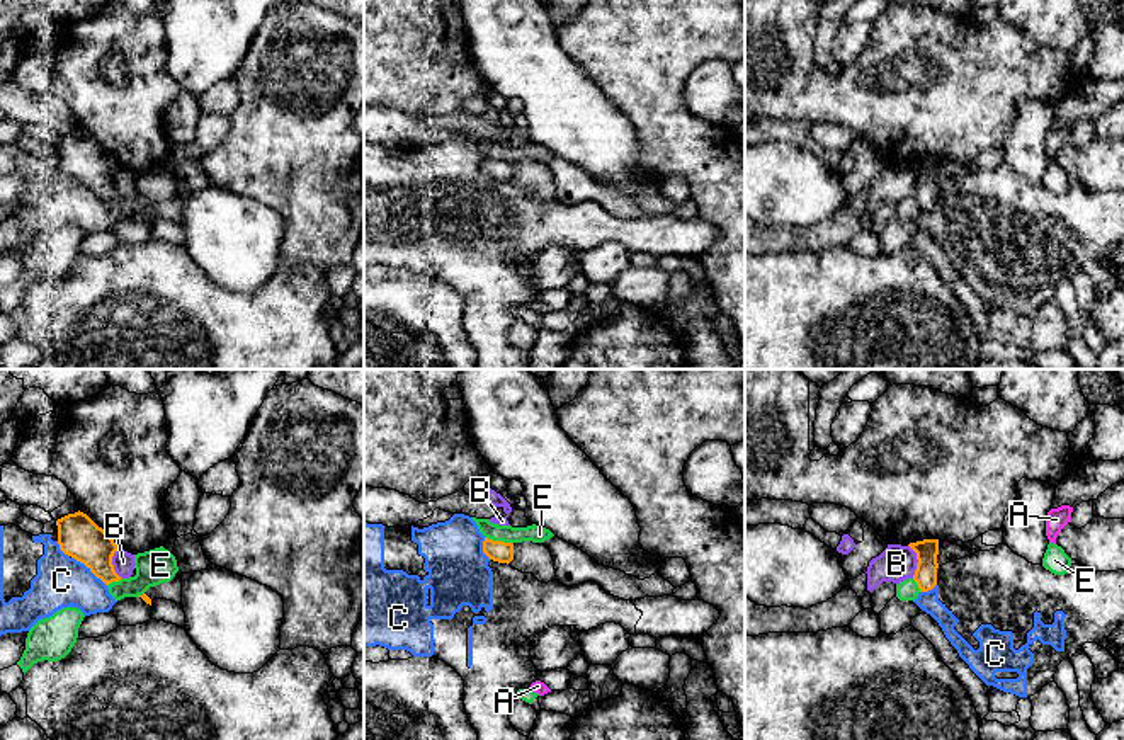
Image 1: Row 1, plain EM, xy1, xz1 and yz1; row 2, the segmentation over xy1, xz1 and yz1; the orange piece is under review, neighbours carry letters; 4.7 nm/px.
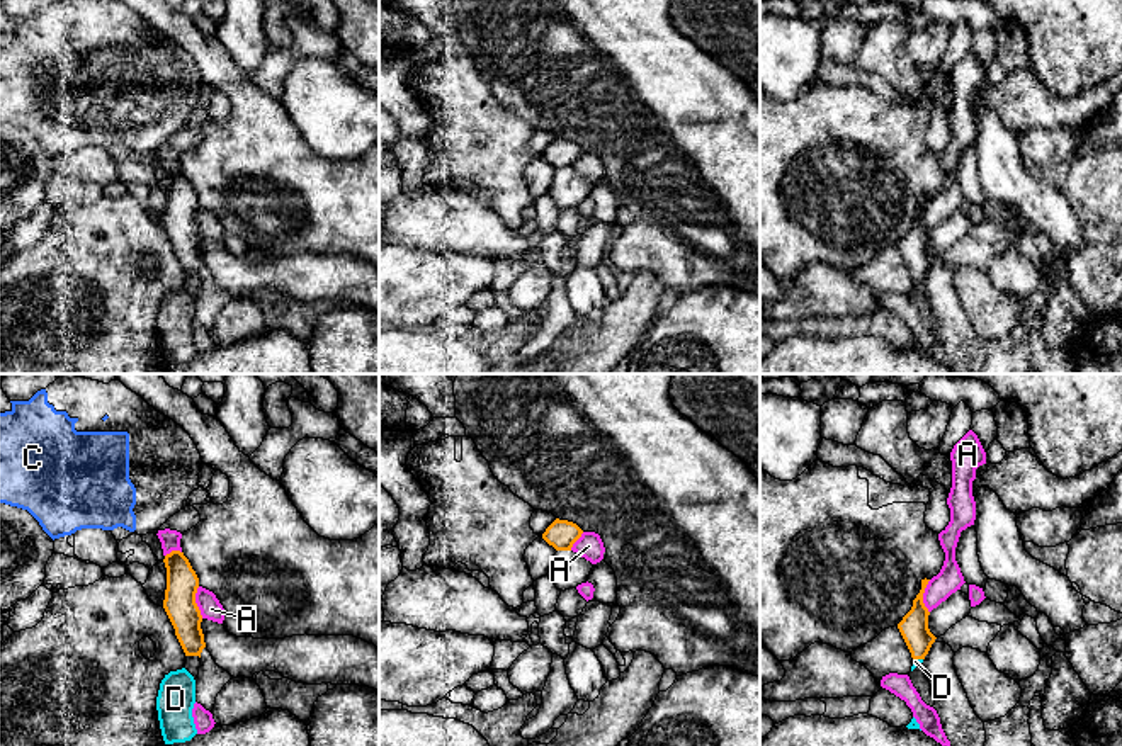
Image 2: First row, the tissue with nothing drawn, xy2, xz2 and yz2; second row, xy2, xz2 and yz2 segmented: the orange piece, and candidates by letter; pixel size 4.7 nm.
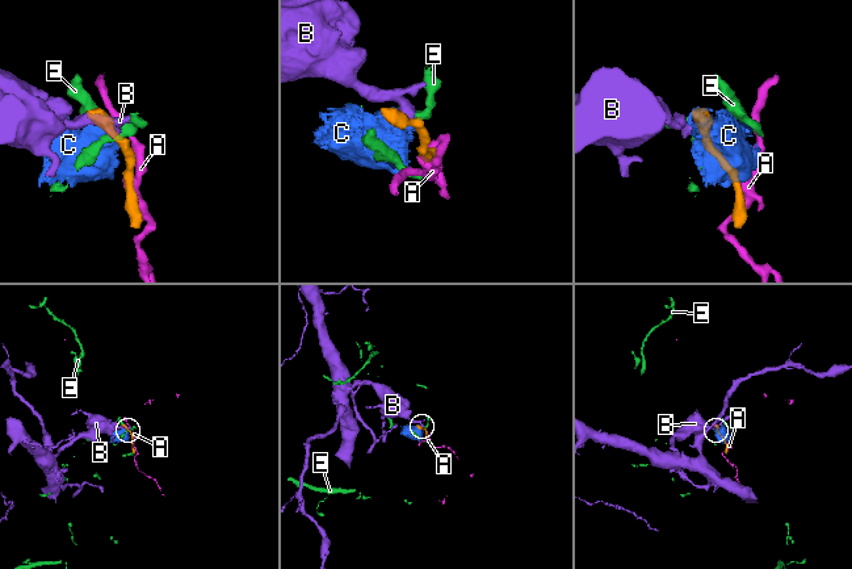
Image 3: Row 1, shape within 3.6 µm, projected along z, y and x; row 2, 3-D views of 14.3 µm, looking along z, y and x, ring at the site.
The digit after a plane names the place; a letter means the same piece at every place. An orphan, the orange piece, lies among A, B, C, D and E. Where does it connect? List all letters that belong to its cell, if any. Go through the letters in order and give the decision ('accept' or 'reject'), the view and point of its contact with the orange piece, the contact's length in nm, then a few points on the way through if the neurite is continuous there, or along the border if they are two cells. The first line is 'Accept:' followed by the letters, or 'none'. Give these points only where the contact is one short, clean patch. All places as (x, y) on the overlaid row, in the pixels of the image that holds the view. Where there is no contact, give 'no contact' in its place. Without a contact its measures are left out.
Accept: D
A: reject | yz2 (922, 597) | 160 nm | along yz2 (930, 580), (923, 593), (923, 605), (929, 612)
B: reject | yz1 (919, 562) | 160 nm | along yz1 (908, 545), (917, 560), (913, 577)
C: reject | xy1 (89, 567) | 220 nm
D: accept | yz2 (918, 658) | 50 nm | across yz2 (913, 627), (918, 638), (918, 658), (915, 661)
E: reject | xz1 (499, 541) | 140 nm | along xz1 (485, 536), (512, 545)

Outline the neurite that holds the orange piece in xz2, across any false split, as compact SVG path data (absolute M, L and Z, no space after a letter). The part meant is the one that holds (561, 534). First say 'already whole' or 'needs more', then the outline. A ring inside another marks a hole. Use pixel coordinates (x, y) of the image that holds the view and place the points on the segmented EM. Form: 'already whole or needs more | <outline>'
already whole | M556 518L542 534L542 539L556 551L571 551L573 544L581 537L583 530L568 520Z

